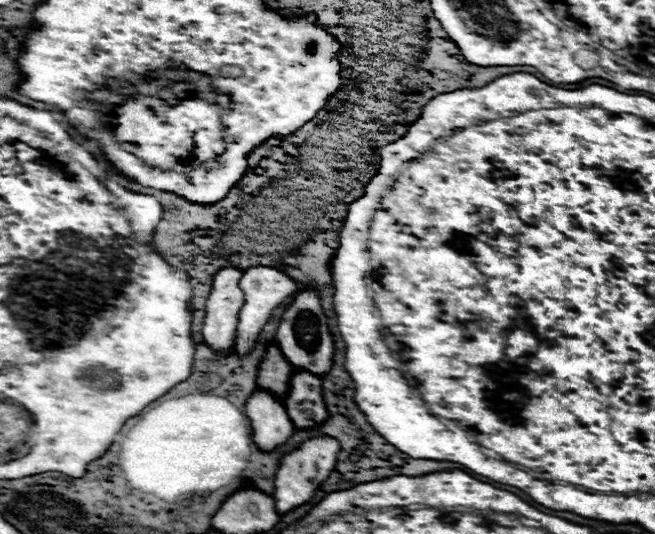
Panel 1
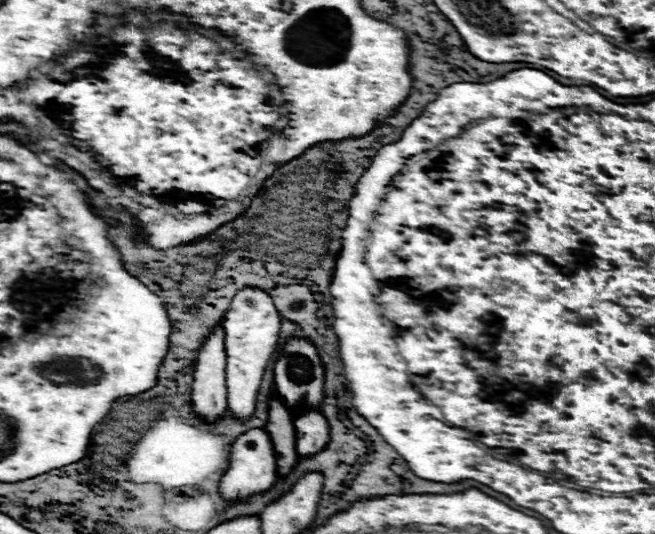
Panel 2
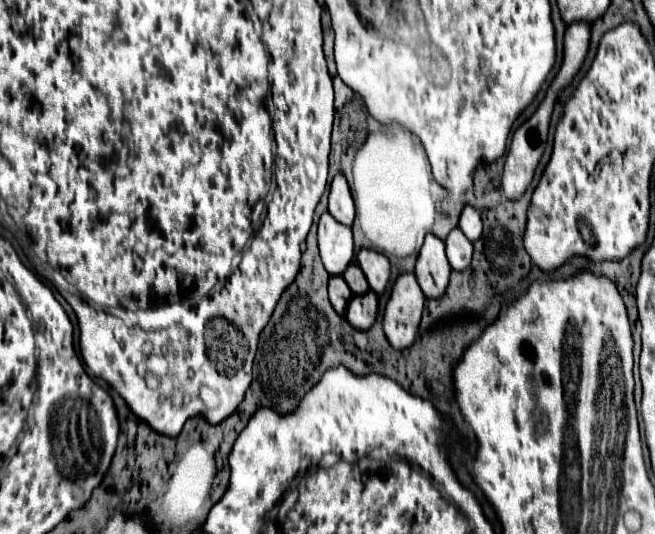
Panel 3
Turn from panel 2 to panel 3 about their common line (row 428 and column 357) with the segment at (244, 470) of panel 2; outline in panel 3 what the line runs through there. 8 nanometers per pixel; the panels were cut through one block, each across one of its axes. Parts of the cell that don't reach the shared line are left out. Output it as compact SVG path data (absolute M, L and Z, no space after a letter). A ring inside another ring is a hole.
M360 248L356 252L356 262L362 268L370 288L376 294L382 294L386 284L388 284L388 278L390 278L390 262L388 262L388 258L384 254L374 252L374 250Z

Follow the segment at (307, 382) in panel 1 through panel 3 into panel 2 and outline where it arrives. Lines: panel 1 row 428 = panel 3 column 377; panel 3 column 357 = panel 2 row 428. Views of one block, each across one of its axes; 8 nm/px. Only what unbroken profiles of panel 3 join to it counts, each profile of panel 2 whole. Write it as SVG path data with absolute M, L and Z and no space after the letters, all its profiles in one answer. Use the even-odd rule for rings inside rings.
M300 410L294 418L294 428L298 456L312 456L320 452L330 440L328 422L320 410Z

